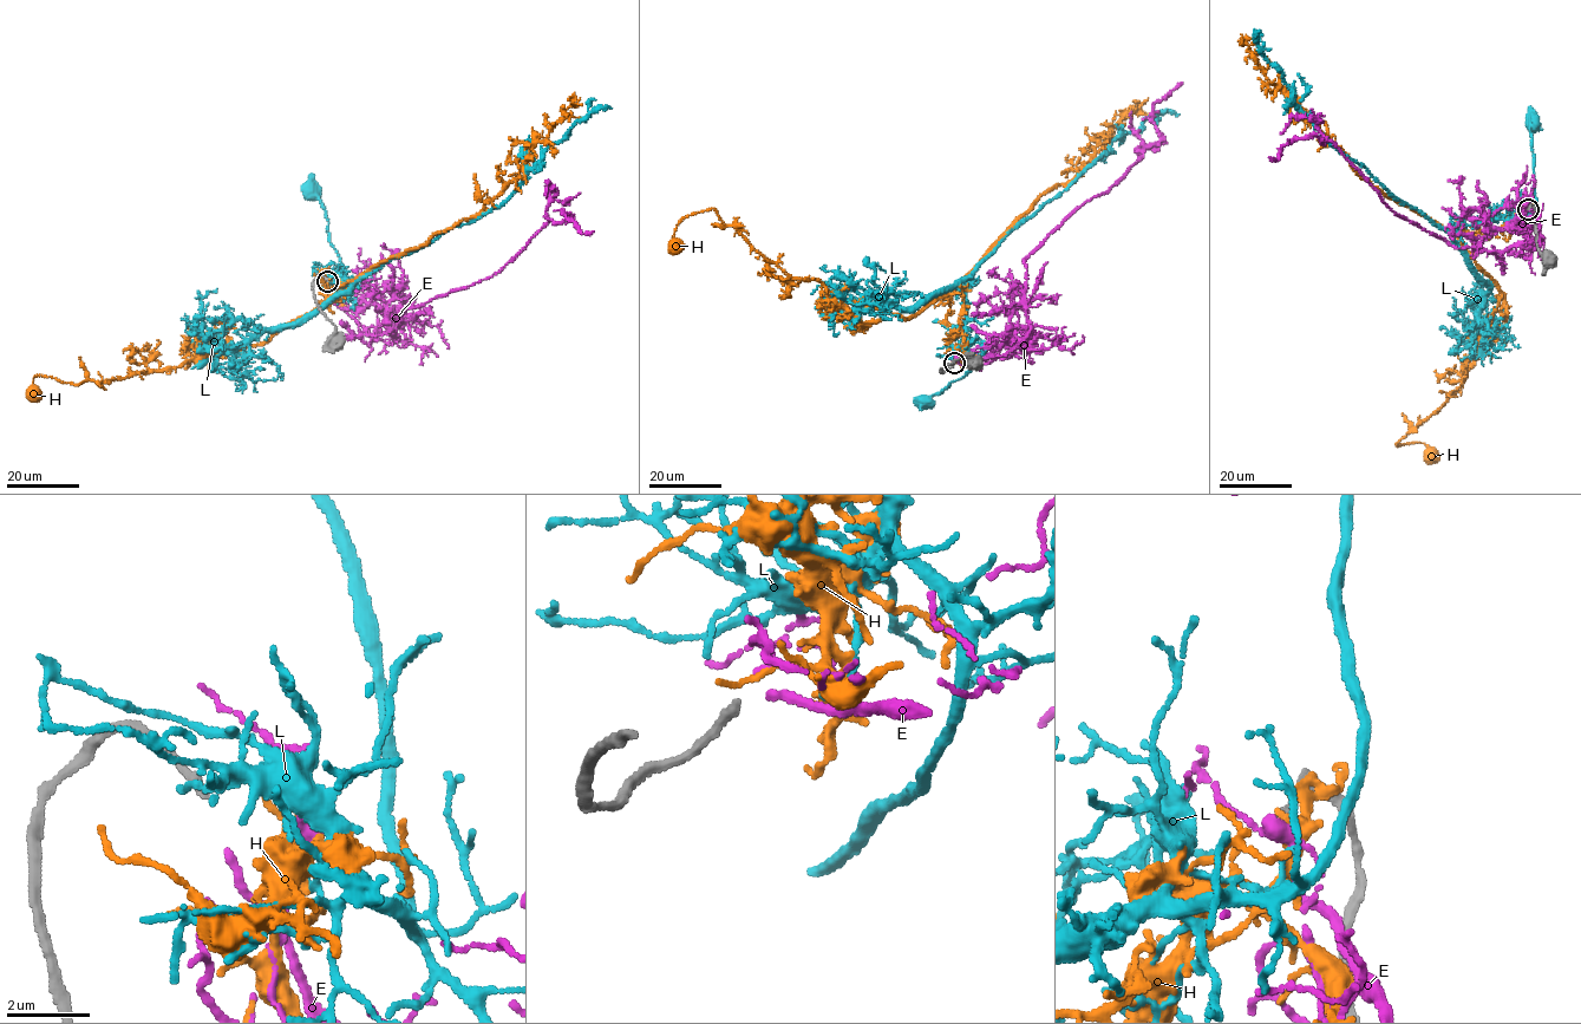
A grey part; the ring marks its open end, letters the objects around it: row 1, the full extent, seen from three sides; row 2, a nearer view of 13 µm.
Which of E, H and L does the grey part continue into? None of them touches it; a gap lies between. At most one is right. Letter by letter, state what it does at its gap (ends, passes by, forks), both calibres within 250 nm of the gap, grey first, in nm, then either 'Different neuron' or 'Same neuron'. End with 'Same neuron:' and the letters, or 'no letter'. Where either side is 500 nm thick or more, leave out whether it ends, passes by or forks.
E: It ends there. Thickness 200 nm (grey) against 190 nm. Same neuron
H: It ends there. Thickness 200 nm (grey) against 180 nm. Different neuron
L: It ends there. Thickness 200 nm (grey) against 130 nm. Different neuron
Same neuron: E

